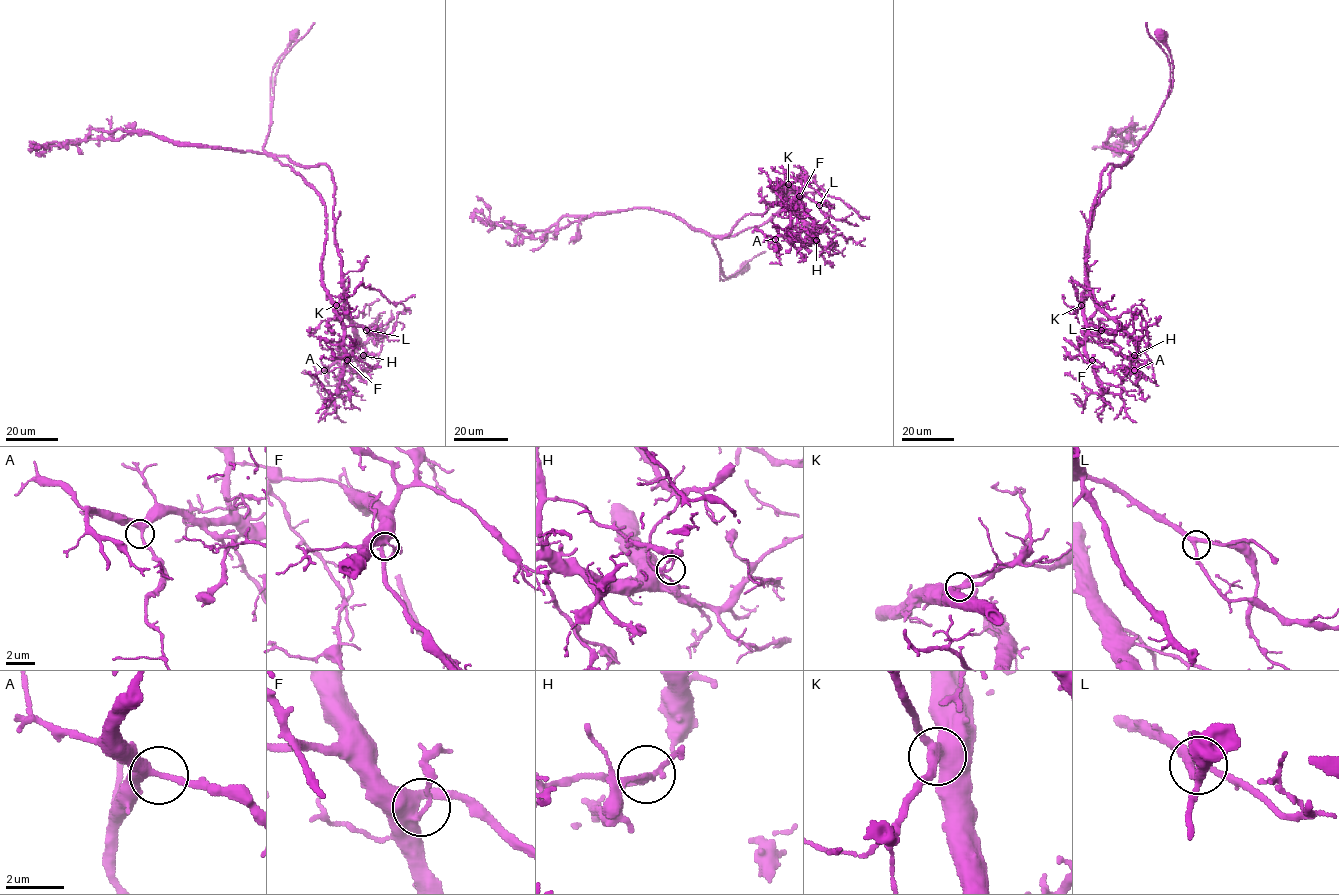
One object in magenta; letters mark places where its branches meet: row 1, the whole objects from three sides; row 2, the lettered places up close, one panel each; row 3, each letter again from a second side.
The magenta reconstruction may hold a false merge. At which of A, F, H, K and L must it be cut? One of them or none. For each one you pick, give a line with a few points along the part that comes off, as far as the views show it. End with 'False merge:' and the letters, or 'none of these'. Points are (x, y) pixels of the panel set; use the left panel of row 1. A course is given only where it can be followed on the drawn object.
H: course (363, 355), (340, 357), (358, 344), (358, 332), (345, 307), (326, 165), (183, 146), (145, 131), (31, 148)
False merge: H

